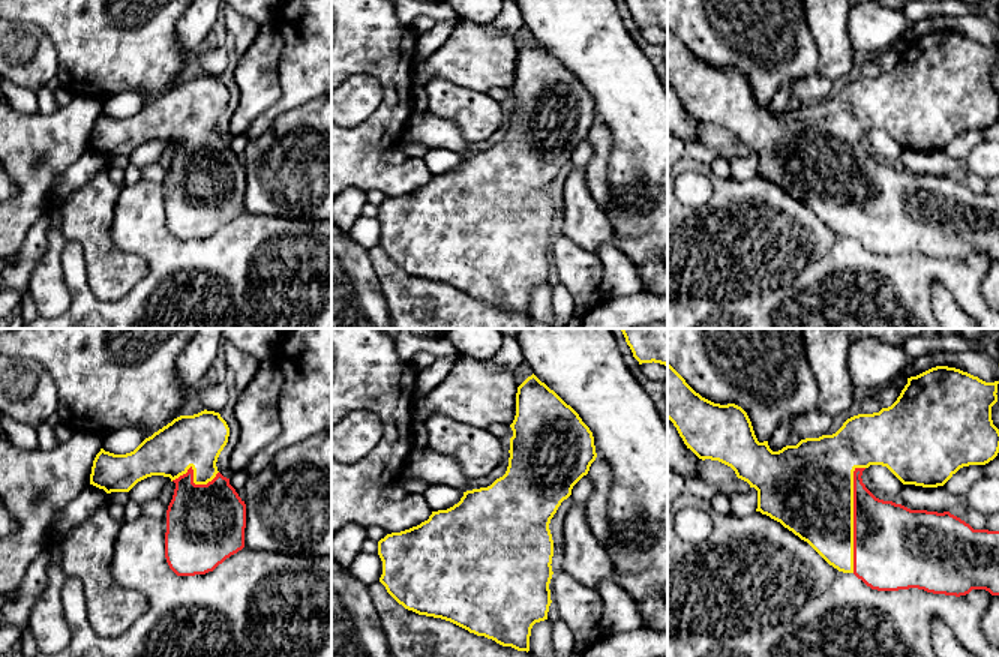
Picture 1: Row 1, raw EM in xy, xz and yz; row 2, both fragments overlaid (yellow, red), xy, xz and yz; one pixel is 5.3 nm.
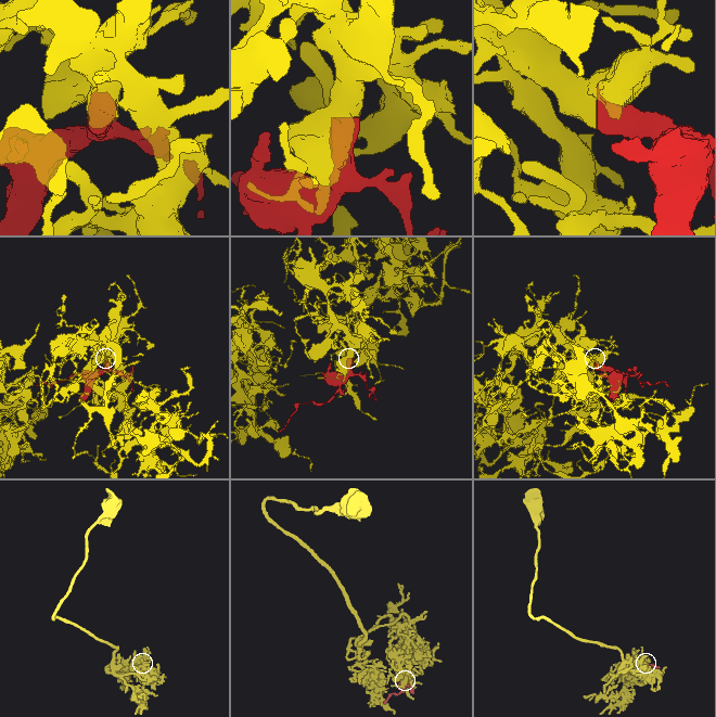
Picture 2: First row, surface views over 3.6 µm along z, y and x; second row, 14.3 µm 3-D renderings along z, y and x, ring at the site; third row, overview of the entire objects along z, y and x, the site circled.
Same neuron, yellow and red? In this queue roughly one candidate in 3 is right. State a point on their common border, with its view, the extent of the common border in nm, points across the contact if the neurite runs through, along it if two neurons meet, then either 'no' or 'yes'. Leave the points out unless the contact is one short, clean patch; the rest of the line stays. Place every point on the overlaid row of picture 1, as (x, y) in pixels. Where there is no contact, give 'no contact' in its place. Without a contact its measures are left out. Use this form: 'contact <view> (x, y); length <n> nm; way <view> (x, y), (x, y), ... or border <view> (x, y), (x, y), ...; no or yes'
contact yz (852, 516); length 550 nm; yes

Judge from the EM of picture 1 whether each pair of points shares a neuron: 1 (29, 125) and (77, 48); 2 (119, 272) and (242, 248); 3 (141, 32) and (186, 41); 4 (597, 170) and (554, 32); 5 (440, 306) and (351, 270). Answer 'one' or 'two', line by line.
1: two
2: two
3: two
4: two
5: two

